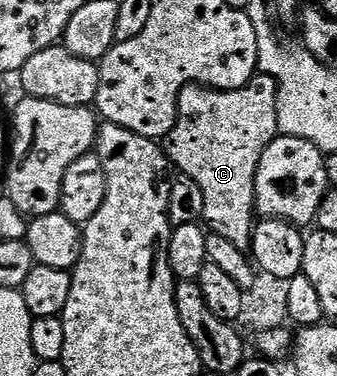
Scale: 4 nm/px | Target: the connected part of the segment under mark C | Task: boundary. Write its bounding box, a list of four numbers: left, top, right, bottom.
[163,74,279,252]

